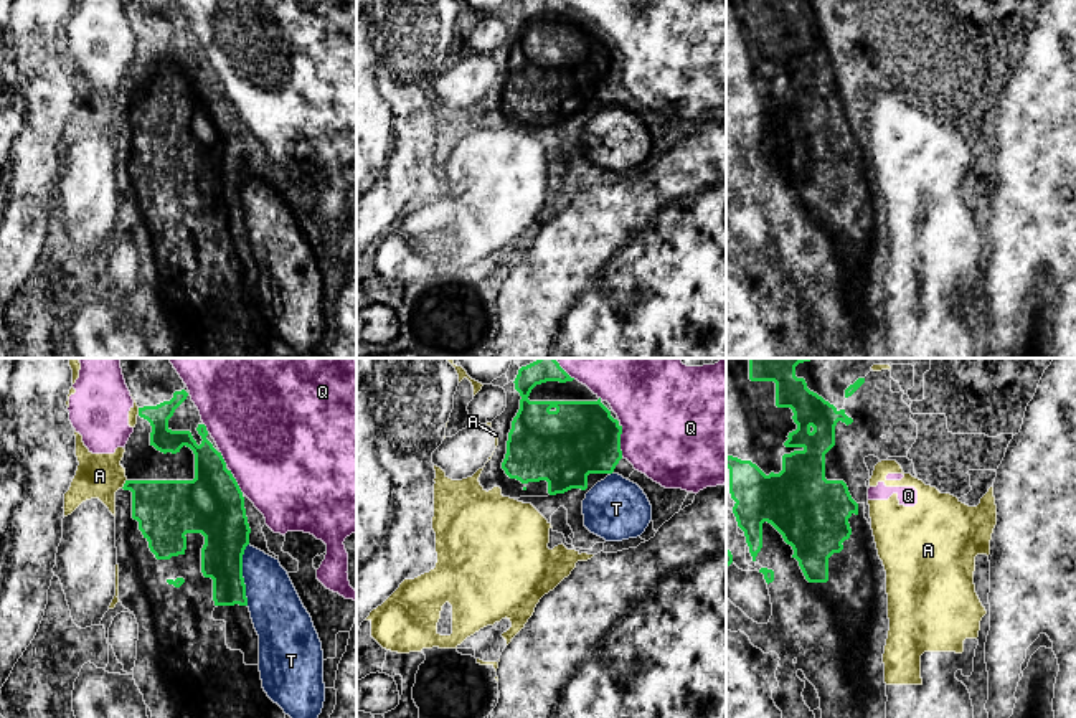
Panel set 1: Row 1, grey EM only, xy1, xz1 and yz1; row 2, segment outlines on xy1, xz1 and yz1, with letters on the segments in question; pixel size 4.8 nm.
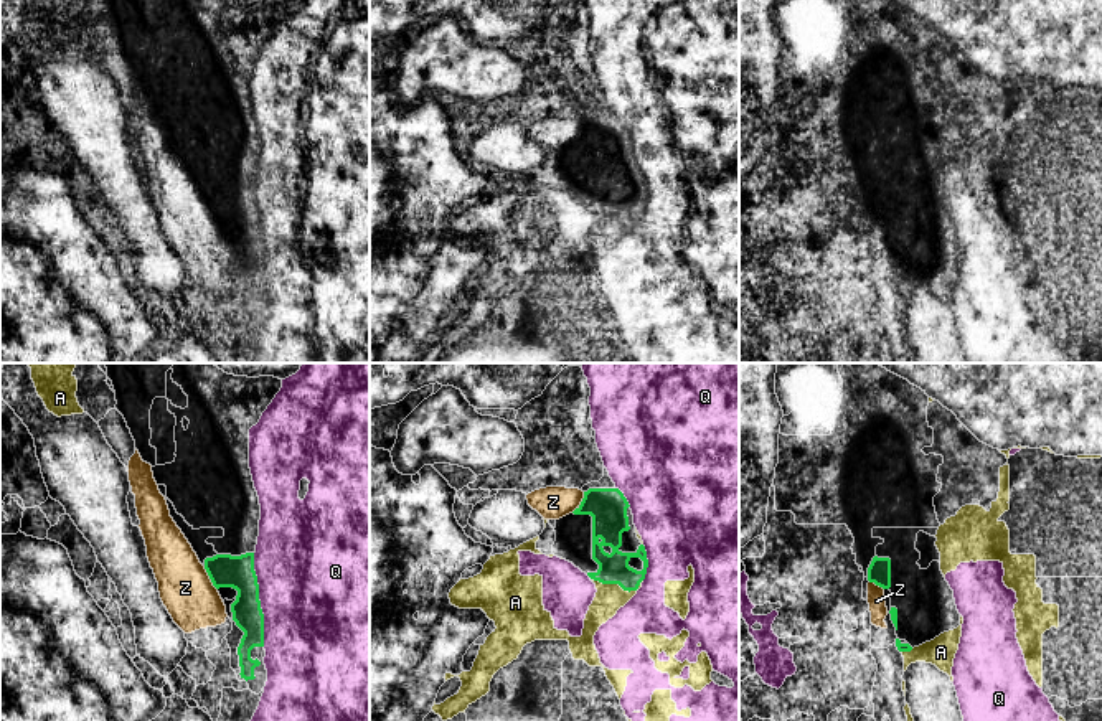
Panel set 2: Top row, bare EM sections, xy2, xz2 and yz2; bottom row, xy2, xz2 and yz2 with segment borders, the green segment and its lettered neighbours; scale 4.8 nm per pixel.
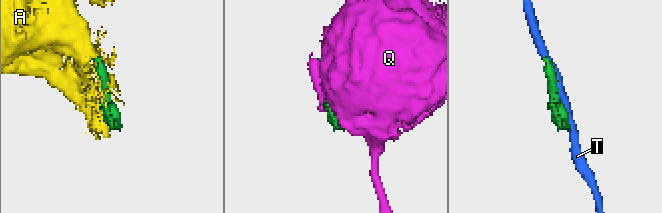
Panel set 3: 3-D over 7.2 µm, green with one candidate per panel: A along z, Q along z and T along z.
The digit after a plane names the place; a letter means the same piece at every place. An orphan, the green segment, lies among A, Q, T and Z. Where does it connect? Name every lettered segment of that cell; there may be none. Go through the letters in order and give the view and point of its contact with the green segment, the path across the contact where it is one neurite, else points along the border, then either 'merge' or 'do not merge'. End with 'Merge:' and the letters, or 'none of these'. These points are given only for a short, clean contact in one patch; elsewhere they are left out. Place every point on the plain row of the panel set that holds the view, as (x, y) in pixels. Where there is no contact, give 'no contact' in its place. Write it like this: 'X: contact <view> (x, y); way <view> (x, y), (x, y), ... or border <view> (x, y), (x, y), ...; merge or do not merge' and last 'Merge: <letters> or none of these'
A: contact xz2 (617, 213); do not merge
Q: contact xy2 (258, 230); do not merge
T: contact xy1 (241, 205); do not merge
Z: contact xy2 (210, 208); border xy2 (203, 197), (216, 220); do not merge
Merge: none of these

